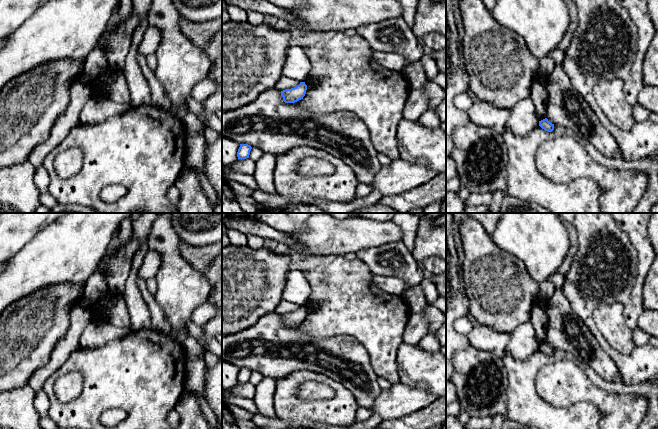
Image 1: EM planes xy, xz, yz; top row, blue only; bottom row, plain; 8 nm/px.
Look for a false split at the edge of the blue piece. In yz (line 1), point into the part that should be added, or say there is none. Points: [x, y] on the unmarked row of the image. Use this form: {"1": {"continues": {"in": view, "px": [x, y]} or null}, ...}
{"1": {"continues": null}}

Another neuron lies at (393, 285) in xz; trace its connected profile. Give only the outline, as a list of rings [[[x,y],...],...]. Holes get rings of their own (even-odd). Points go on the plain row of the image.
[[[374,275],[374,281],[379,288],[394,295],[402,295],[408,289],[406,282],[398,277]]]

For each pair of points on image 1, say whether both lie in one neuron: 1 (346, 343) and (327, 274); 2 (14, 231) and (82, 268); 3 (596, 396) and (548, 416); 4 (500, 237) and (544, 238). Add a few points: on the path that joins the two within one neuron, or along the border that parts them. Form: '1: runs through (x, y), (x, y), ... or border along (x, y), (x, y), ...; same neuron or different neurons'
1: border along (321, 336), (352, 335), (364, 347); different neurons
2: border along (48, 225), (40, 230), (13, 256); different neurons
3: border along (563, 408), (589, 401), (602, 415); different neurons
4: runs through (511, 235), (533, 234); same neuron

